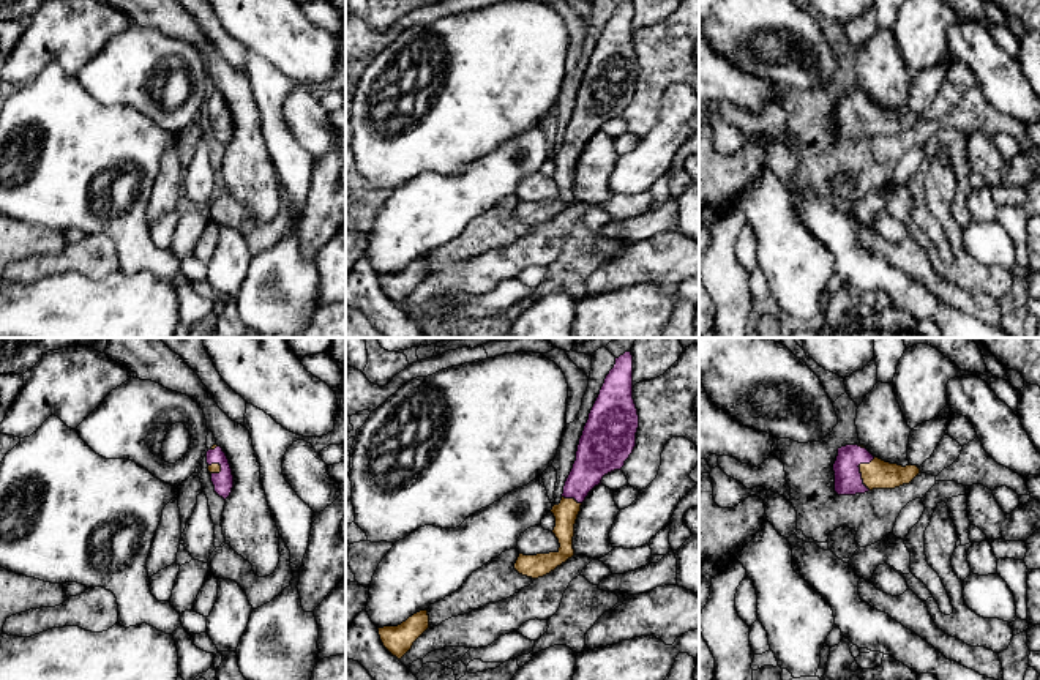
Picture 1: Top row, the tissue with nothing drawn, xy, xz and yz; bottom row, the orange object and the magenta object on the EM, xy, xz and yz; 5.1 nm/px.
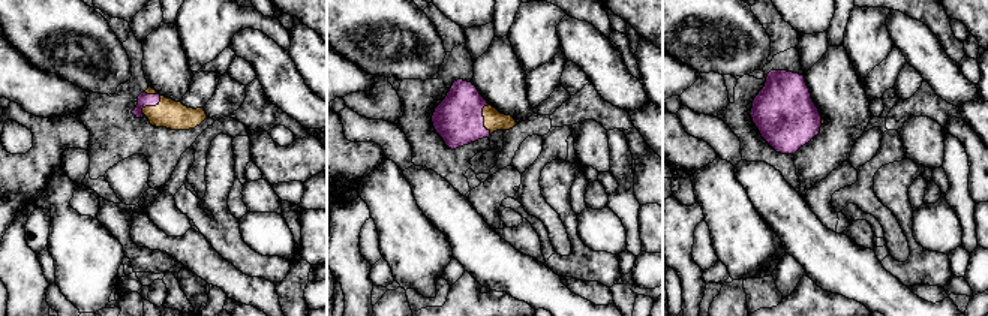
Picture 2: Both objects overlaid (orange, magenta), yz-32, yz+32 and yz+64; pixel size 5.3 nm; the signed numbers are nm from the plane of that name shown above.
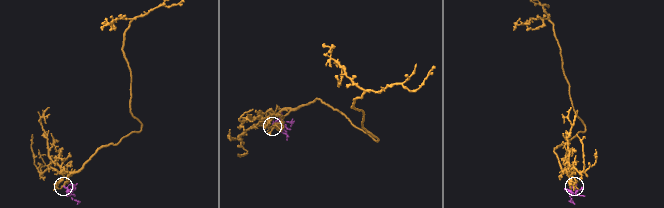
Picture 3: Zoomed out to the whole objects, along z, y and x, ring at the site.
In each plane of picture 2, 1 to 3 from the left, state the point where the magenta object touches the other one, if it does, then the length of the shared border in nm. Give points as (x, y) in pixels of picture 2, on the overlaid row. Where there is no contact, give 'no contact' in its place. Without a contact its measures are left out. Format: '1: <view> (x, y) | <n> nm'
1: yz-32 (152, 107) | 150 nm
2: yz+32 (485, 119) | 170 nm
3: yz+64 (822, 122) | 30 nm

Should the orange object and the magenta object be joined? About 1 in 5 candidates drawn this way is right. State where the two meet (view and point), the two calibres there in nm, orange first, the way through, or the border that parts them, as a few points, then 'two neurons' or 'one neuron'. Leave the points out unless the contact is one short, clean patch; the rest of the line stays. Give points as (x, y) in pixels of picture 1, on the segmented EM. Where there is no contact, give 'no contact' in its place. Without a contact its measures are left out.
meets orange in yz at (860, 470); 150 nm thick on the orange side, 140 nm on the other; runs through yz (878, 474), (860, 470), (848, 480); one neuron

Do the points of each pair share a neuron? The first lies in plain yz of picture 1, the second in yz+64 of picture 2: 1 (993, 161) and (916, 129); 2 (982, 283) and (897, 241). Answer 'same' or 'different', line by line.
1: same
2: different

